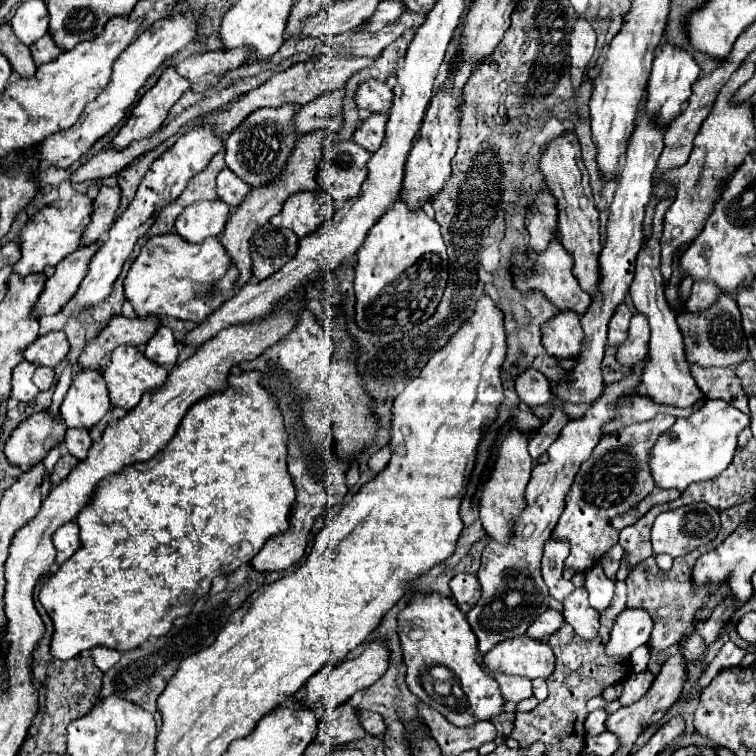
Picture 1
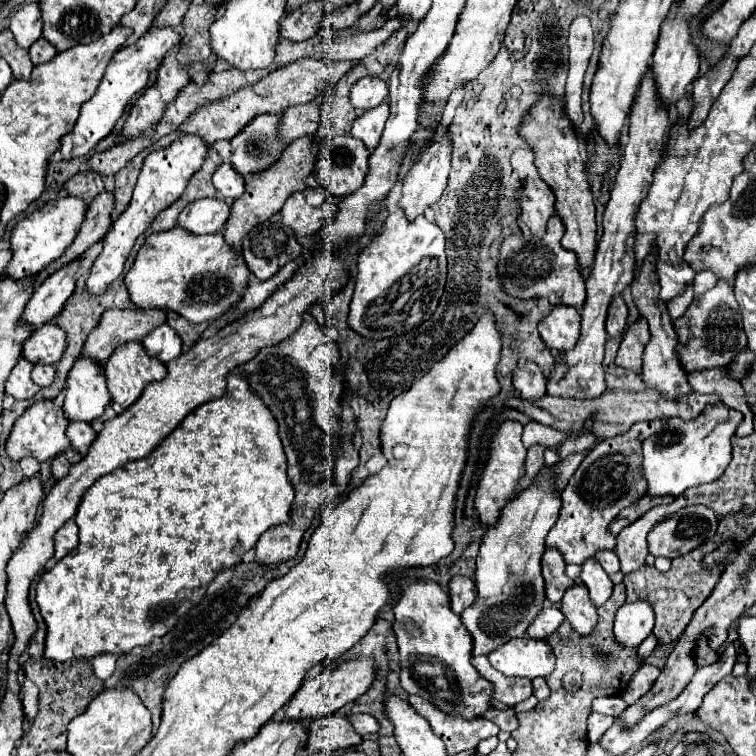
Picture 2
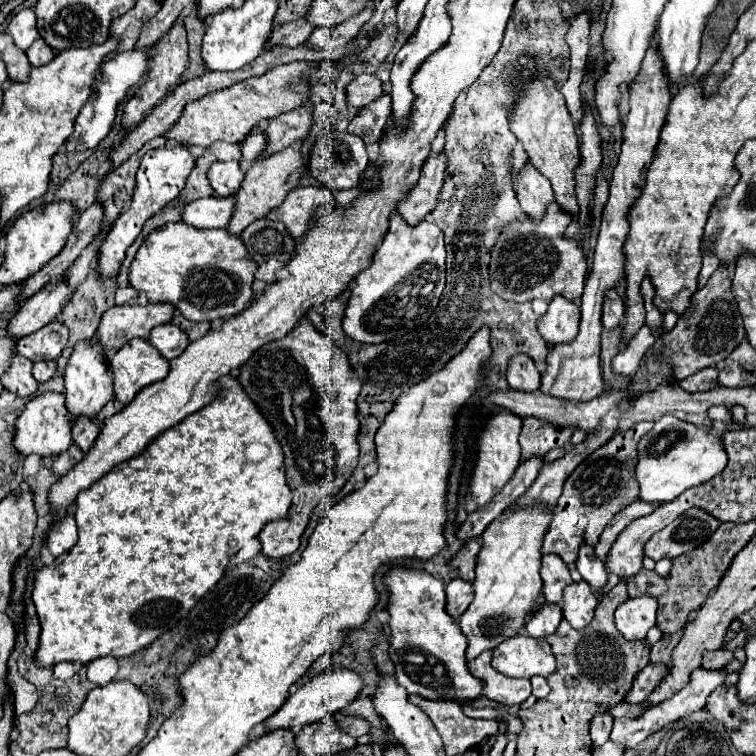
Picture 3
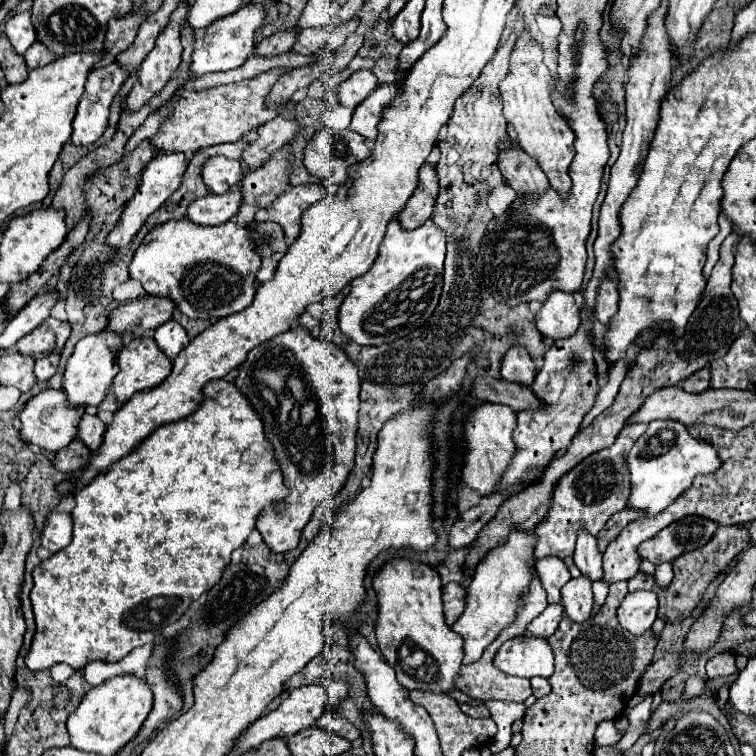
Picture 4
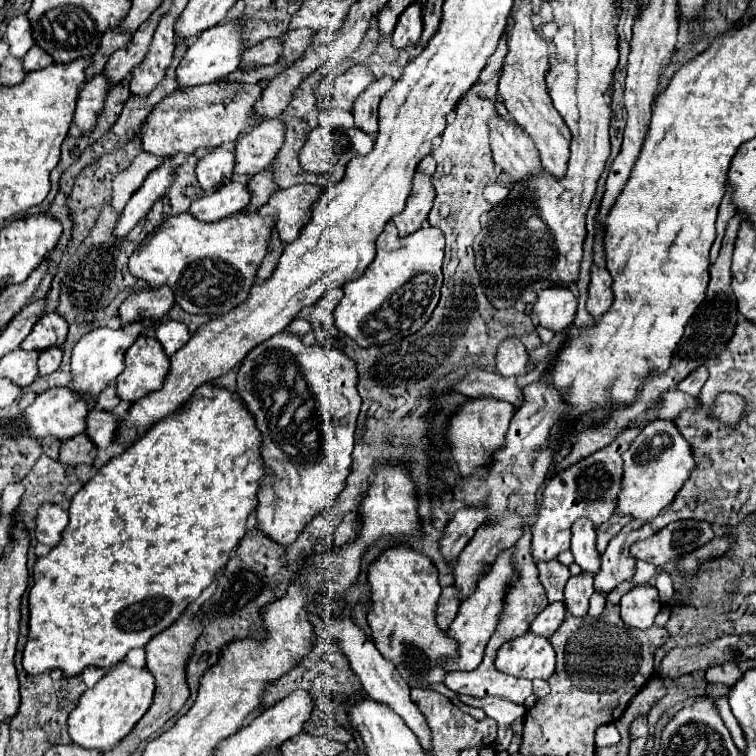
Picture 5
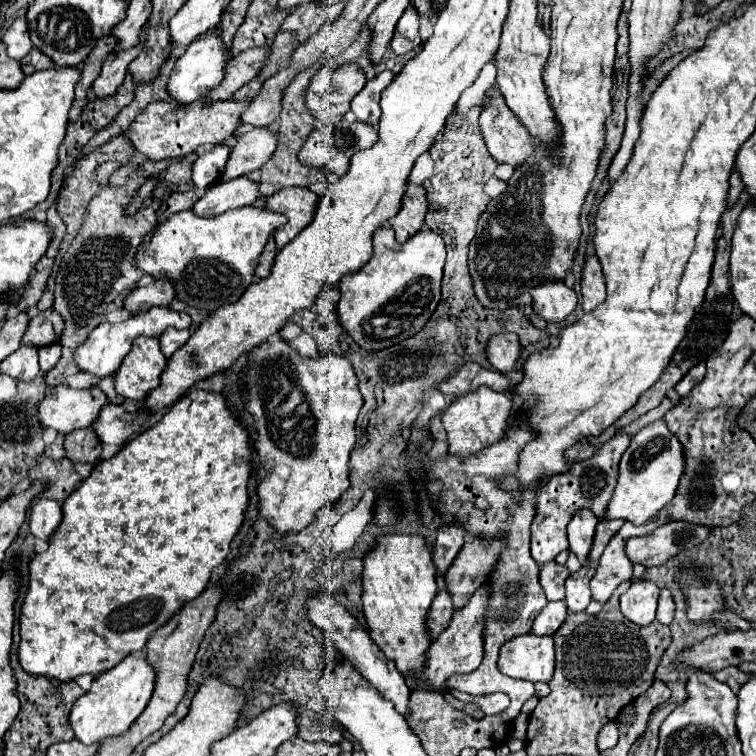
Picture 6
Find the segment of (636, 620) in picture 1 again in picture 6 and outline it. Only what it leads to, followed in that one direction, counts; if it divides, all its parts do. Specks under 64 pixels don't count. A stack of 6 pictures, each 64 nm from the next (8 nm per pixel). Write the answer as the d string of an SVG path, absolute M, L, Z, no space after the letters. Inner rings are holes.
M650 580L632 582L632 586L620 596L622 614L640 626L650 624L656 614L658 594L660 594L660 588Z

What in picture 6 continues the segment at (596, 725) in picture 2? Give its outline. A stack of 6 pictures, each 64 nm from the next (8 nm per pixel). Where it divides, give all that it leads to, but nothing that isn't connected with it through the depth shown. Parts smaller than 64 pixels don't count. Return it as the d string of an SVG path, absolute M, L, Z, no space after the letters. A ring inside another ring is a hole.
M610 722L608 726L604 726L600 730L600 736L598 736L598 748L600 750L608 750L608 748L614 748L618 742L618 726L614 722Z

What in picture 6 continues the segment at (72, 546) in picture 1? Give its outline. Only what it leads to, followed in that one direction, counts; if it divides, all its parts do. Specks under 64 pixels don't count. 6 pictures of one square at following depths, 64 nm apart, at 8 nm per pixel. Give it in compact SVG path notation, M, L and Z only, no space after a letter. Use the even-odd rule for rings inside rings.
M38 498L30 510L30 530L36 538L48 540L62 520L62 506L52 498Z

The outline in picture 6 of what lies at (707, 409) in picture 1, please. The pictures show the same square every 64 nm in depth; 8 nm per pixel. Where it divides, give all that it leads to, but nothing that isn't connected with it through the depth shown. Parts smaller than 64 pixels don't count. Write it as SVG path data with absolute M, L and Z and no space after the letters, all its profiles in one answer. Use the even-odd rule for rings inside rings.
M658 420L642 428L630 442L628 450L620 460L618 484L606 506L606 512L600 520L624 520L632 524L644 524L656 512L674 498L680 476L684 472L684 454L680 442L672 432L668 432L664 420Z

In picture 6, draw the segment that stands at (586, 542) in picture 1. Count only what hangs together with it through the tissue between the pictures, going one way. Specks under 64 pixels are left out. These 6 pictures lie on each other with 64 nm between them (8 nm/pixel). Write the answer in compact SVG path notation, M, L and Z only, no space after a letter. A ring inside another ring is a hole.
M616 434L606 444L602 444L596 454L588 460L574 462L572 472L564 476L554 476L538 490L536 498L536 516L532 520L532 558L538 564L552 562L562 550L568 550L568 536L566 526L574 516L576 508L590 508L598 518L604 512L604 504L612 498L612 488L616 486L616 472L620 464L620 456L630 444L630 436Z

